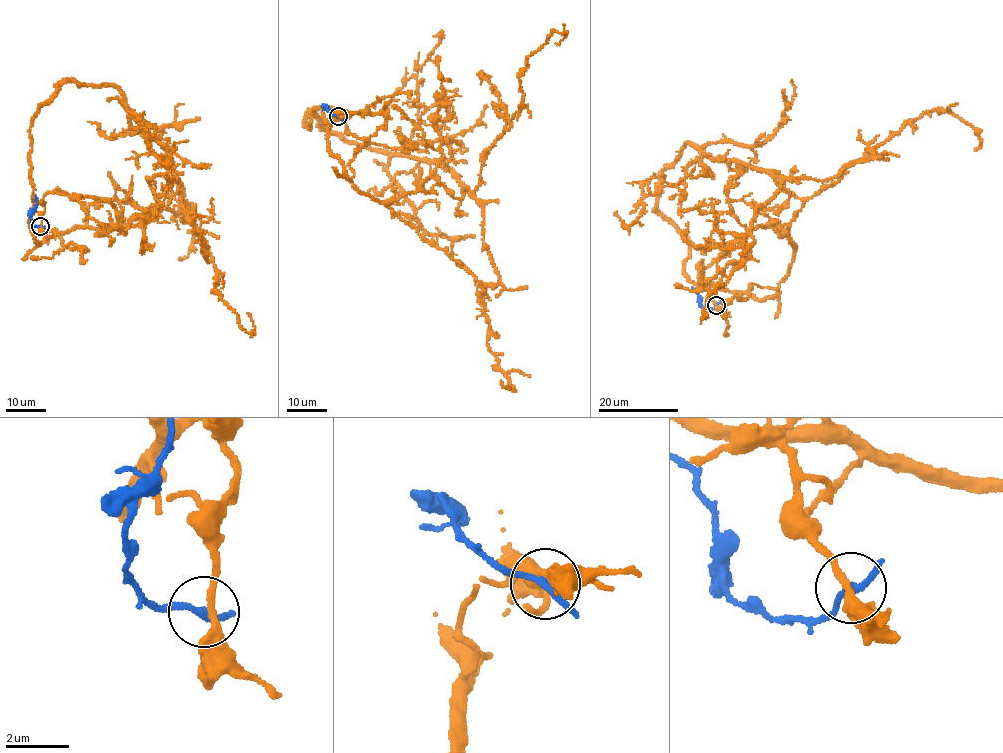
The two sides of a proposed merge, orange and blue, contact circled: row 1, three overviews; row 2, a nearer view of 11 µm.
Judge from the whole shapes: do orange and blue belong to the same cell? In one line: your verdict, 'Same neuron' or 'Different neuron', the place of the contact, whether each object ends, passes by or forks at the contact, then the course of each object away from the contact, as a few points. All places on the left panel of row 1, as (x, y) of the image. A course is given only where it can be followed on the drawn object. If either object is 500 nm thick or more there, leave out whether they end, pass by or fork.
Different neuron. Place: (40, 226). At the ring orange passes by. At the ring blue passes by. Course of orange: (41, 226), (32, 120), (66, 81), (118, 87), (171, 161), (216, 269), (212, 291), (250, 333), (247, 313). Course of blue: (41, 226), (32, 224), (30, 217), (36, 204), (35, 196)

